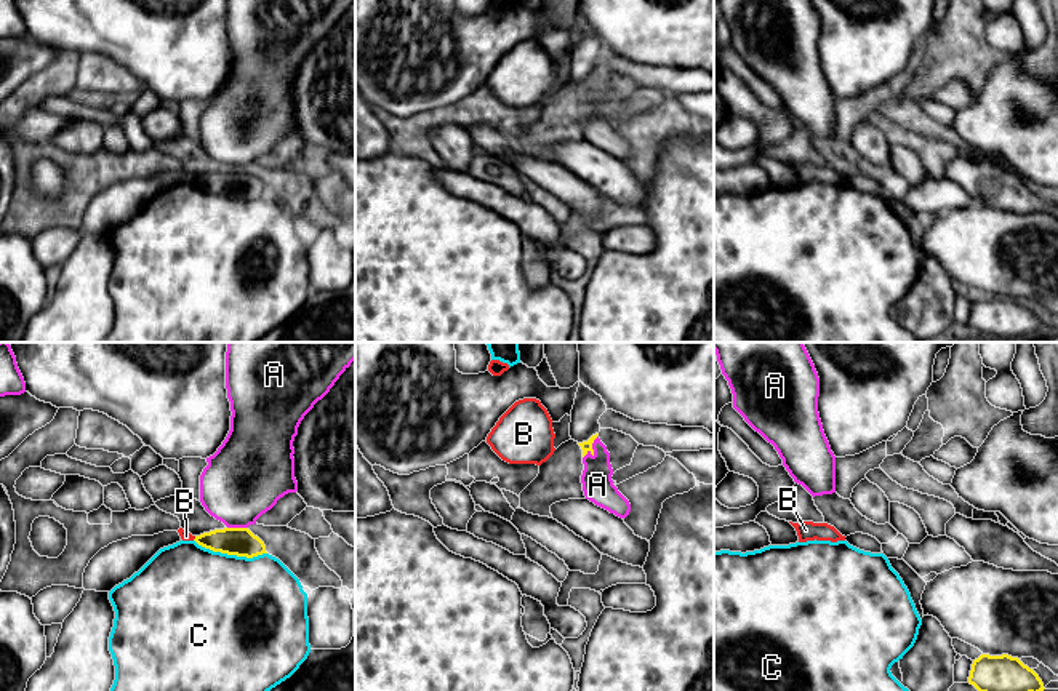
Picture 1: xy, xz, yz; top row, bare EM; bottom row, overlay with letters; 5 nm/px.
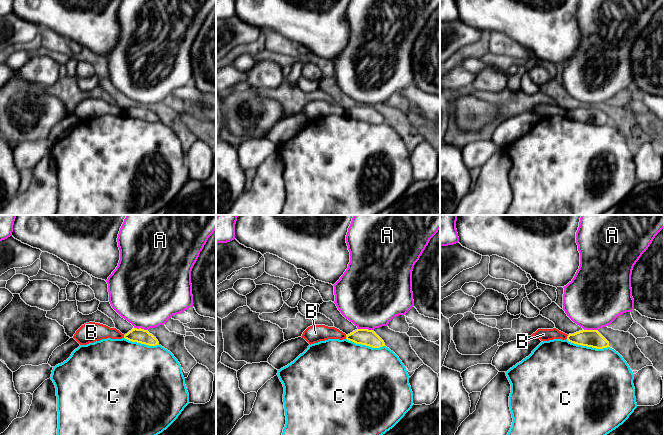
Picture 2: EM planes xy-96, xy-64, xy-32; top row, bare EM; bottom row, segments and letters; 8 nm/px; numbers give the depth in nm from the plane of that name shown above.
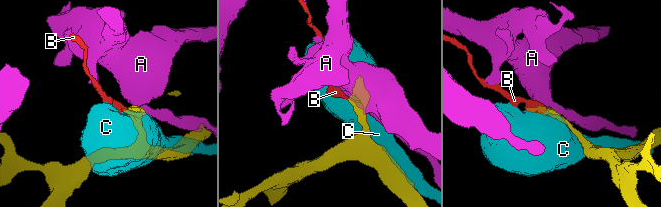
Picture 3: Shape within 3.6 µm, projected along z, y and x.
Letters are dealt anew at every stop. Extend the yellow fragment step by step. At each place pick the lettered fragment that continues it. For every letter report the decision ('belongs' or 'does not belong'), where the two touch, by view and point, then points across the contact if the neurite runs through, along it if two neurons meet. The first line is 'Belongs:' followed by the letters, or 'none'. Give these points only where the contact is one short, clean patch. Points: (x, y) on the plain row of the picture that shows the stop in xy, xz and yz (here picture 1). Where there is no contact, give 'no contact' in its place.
Belongs: none
A: does not belong; contact xz (591, 90); border xz (597, 79), (583, 99)
B: does not belong; contact xy (196, 179); border xy (196, 178), (192, 181)
C: does not belong; contact xy (231, 195)

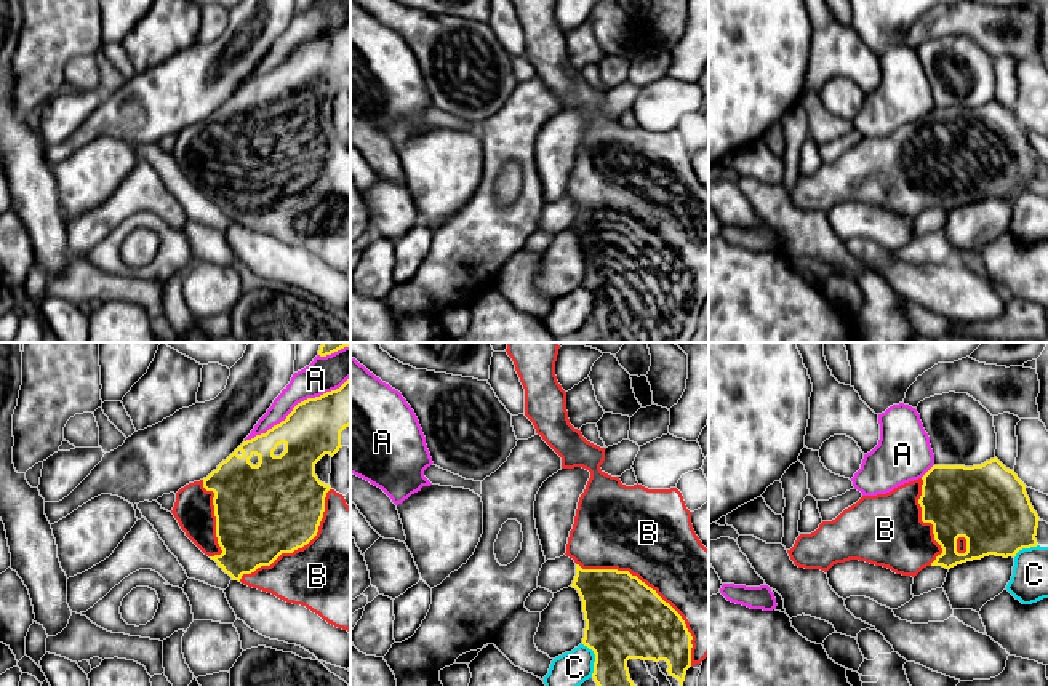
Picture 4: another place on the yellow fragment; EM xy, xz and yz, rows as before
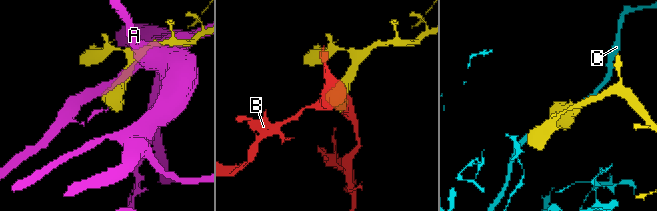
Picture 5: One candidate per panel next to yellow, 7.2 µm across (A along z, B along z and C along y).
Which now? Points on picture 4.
Belongs: B
A: does not belong; contact xy (296, 47)
B: belongs; contact xz (652, 231)
C: does not belong; contact xz (596, 301)

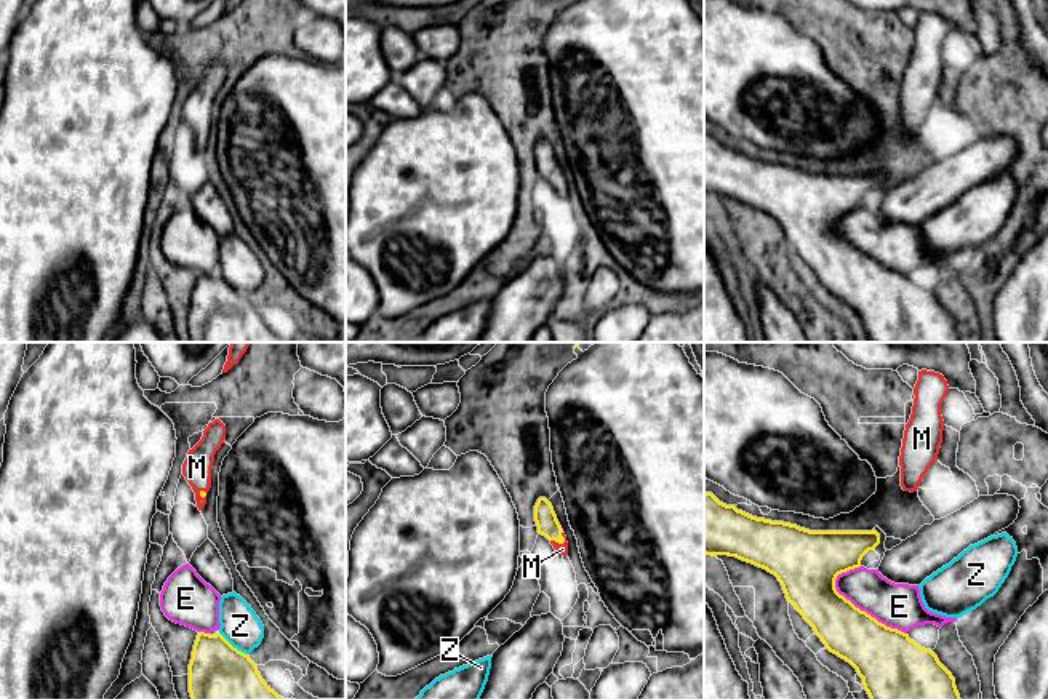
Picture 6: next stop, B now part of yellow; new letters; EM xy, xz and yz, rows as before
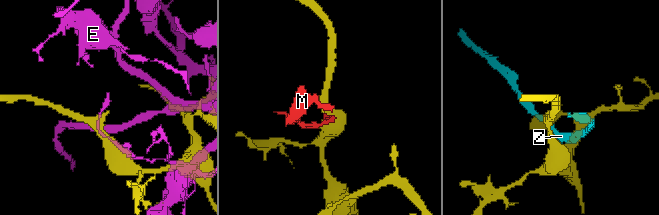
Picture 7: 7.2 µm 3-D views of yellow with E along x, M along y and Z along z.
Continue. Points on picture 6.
Belongs: M
E: does not belong; contact yz (864, 253)
M: belongs; contact xz (562, 184); way xz (546, 162), (562, 184), (562, 191)
Z: does not belong; contact xy (232, 288); border xy (220, 274), (247, 296)

